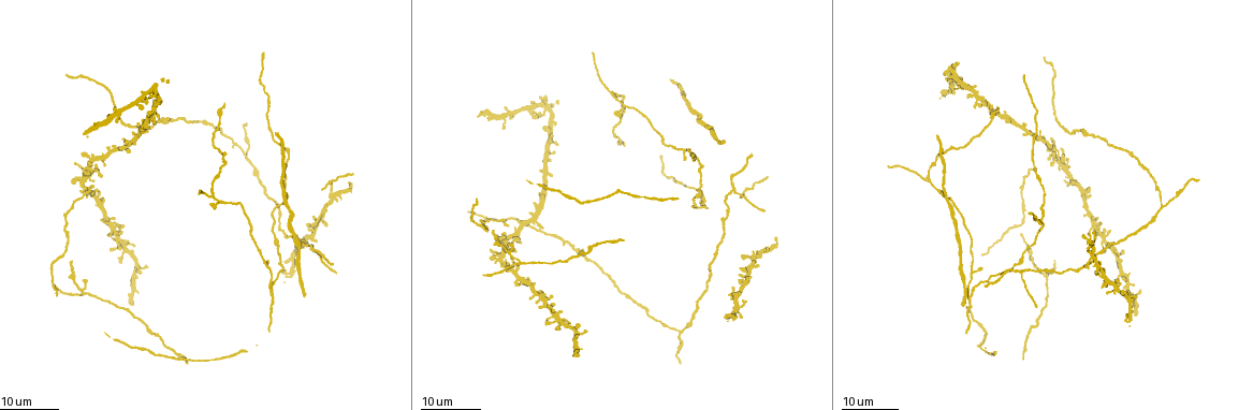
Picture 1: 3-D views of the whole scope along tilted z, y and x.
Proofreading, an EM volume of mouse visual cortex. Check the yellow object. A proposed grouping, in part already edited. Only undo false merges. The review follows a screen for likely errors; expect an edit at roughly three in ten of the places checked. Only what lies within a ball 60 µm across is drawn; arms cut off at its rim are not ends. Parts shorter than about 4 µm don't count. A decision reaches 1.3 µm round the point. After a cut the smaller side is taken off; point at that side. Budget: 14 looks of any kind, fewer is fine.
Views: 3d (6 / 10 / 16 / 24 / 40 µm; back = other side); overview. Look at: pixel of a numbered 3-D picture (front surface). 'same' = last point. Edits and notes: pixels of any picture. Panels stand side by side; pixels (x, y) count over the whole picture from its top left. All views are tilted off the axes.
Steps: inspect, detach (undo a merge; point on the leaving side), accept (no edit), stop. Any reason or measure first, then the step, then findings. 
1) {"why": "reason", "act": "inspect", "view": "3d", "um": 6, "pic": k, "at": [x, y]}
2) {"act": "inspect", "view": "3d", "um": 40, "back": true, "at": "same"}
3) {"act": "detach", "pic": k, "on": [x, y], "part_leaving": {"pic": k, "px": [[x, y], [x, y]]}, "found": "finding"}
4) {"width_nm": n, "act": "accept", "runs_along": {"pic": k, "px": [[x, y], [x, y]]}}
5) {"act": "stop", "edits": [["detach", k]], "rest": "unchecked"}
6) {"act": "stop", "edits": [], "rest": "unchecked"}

{"why": "side arm on a straight run", "act": "inspect", "view": "3d", "um": 16, "pic": 1, "at": [1046, 275]}

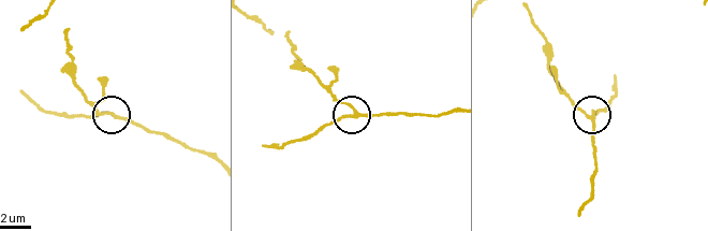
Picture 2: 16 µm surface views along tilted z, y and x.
{"act": "inspect", "view": "3d", "um": 10, "pic": 2, "at": [594, 119]}

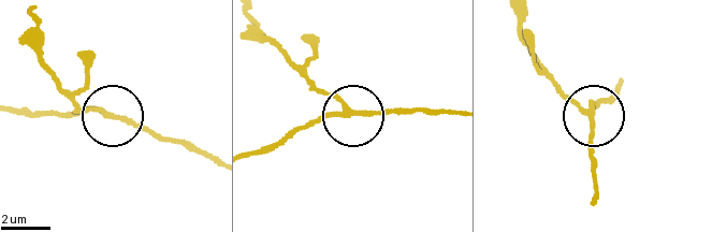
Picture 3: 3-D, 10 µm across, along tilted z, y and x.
{"width_nm": 170, "act": "accept", "runs_along": {"pic": 3, "px": [[251, 19], [347, 113], [292, 129]]}, "found": "continuous, no second neuron"}

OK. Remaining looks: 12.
{"why": "a fork", "act": "inspect", "view": "3d", "um": 24, "pic": 1, "at": [485, 230]}

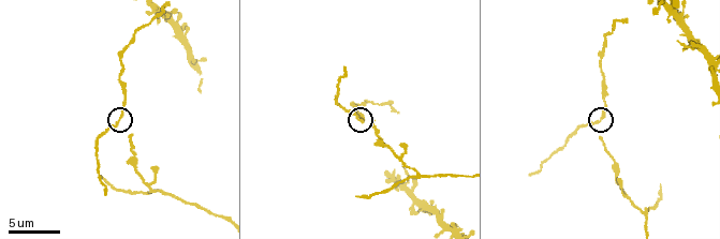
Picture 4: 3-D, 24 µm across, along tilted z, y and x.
{"why": "closer look", "act": "inspect", "view": "3d", "um": 10, "pic": 4, "at": [358, 117]}

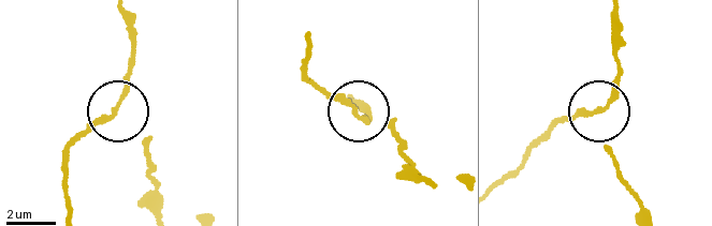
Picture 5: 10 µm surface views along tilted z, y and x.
{"why": "other side", "act": "inspect", "view": "3d", "um": 10, "back": true, "pic": 5, "at": [114, 111]}

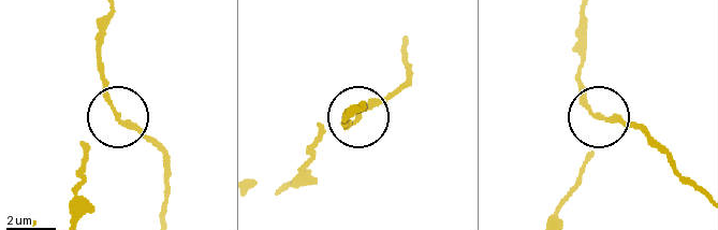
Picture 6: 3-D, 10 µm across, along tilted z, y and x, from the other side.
{"side_arm_um": 10, "act": "accept", "found": "continuous, no second neuron"}

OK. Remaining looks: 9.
{"why": "three arms meet", "act": "inspect", "view": "3d", "um": 24, "pic": 1, "at": [967, 298]}

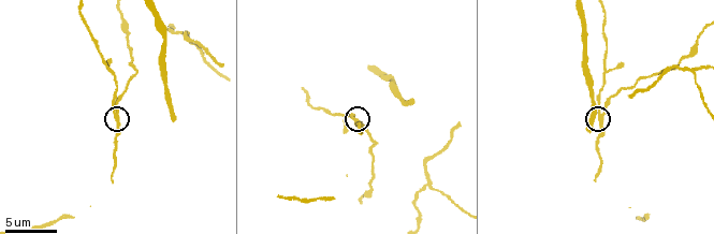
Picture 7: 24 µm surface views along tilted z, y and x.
{"act": "inspect", "view": "3d", "um": 6, "pic": 7, "at": [601, 113]}

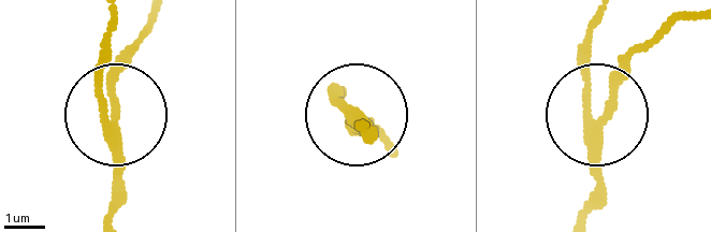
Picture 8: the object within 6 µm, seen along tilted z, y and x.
{"width_nm": 220, "act": "accept", "found": "all the same neuron"}

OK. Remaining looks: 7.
{"why": "three-way junction", "act": "inspect", "view": "3d", "um": 16, "pic": 1, "at": [1039, 219]}

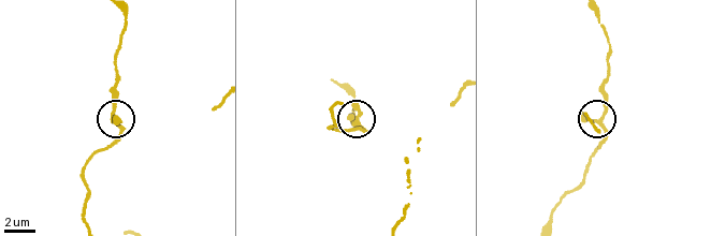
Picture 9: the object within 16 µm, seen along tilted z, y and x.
{"why": "closer look", "act": "inspect", "view": "3d", "um": 6, "pic": 9, "at": [599, 122]}

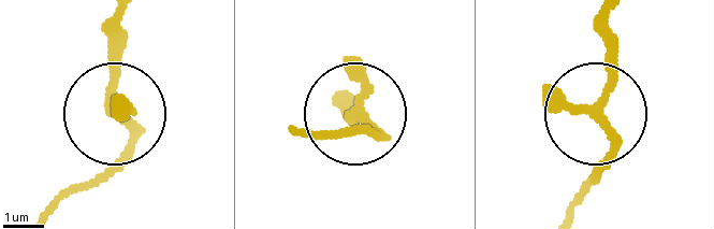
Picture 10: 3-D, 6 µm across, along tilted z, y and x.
{"act": "inspect", "view": "3d", "um": 6, "back": true, "pic": 10, "at": [594, 110]}

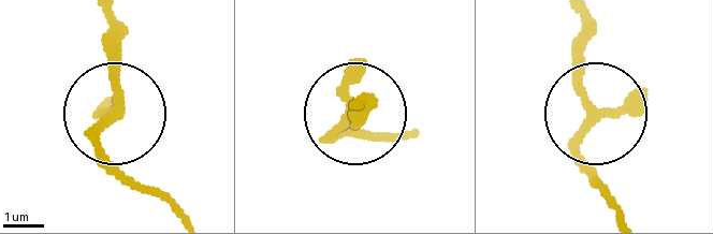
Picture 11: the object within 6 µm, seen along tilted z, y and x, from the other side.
{"width_nm": 240, "act": "accept", "found": "one neuron here"}

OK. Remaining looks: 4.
{"why": "arms part here", "act": "inspect", "view": "3d", "um": 6, "pic": 7, "at": [690, 69]}

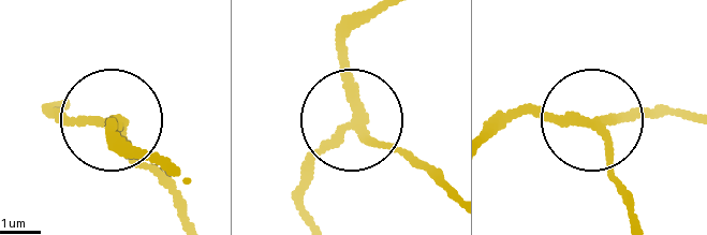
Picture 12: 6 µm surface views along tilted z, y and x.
{"side_arm_um": 8, "act": "accept", "runs_along": {"pic": 12, "px": [[310, 216], [304, 176], [347, 127], [439, 170]]}, "found": "one neuron here"}

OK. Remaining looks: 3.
{"why": "side arm on a straight run", "act": "inspect", "view": "3d", "um": 24, "pic": 1, "at": [682, 334]}

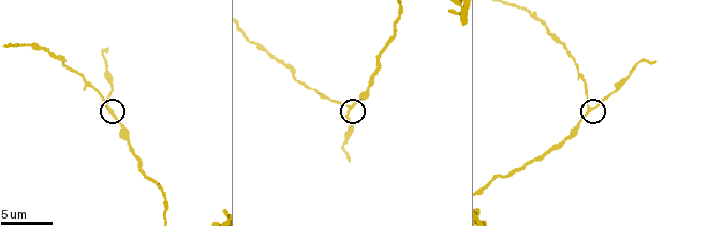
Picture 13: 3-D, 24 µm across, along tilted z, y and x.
{"why": "closer look", "act": "inspect", "view": "3d", "um": 6, "pic": 13, "at": [587, 108]}

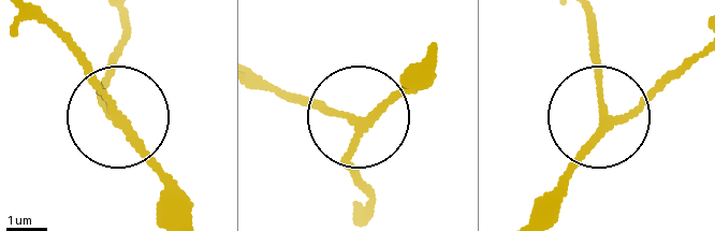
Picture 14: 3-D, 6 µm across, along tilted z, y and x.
{"side_arm_um": 9, "act": "accept", "runs_along": {"pic": 14, "px": [[588, 38], [614, 115], [683, 67]]}, "found": "one neuron here"}

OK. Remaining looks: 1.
{"act": "stop", "edits": [], "rest": "unchecked"}

